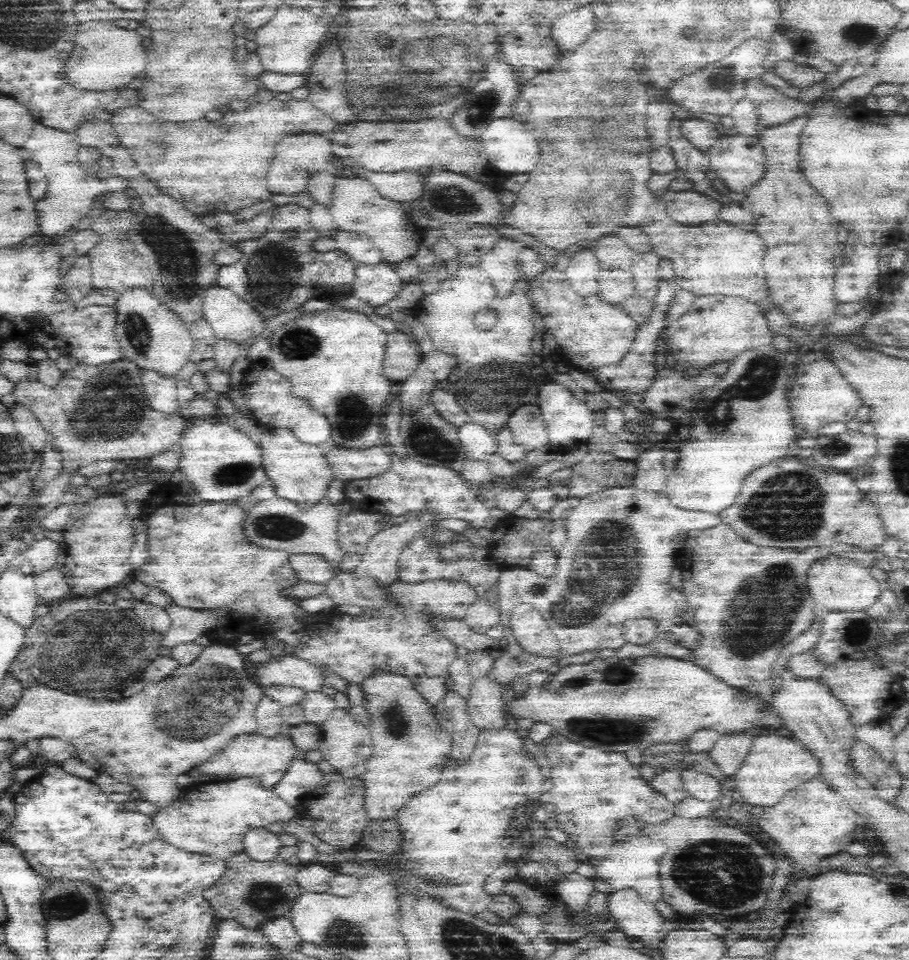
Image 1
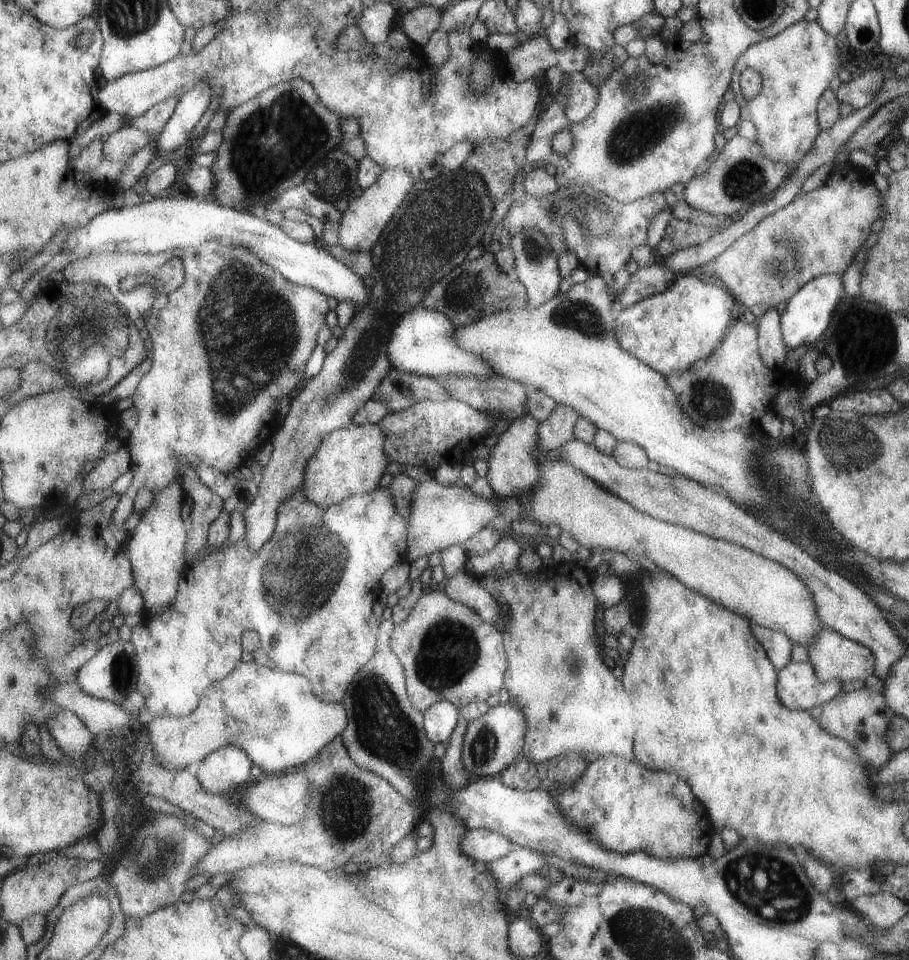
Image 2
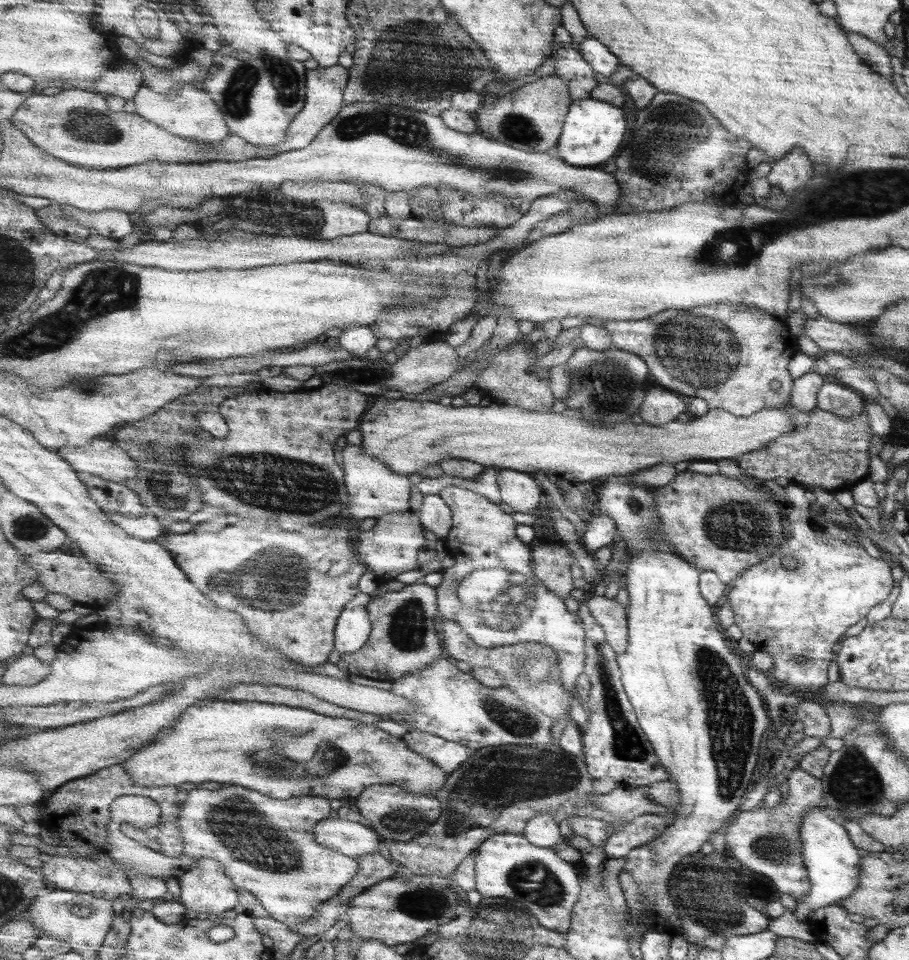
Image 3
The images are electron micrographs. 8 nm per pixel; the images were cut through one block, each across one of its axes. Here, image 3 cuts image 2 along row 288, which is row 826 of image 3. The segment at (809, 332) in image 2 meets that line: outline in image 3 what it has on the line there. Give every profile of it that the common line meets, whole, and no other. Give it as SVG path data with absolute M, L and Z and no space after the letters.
M811 810L801 818L799 826L799 840L801 840L801 856L809 878L809 892L803 902L797 902L793 916L799 922L809 922L811 912L821 912L825 906L835 906L837 902L849 898L853 890L859 886L859 872L861 872L861 856L853 846L851 838L847 838L847 830L841 824L833 822L823 810Z

